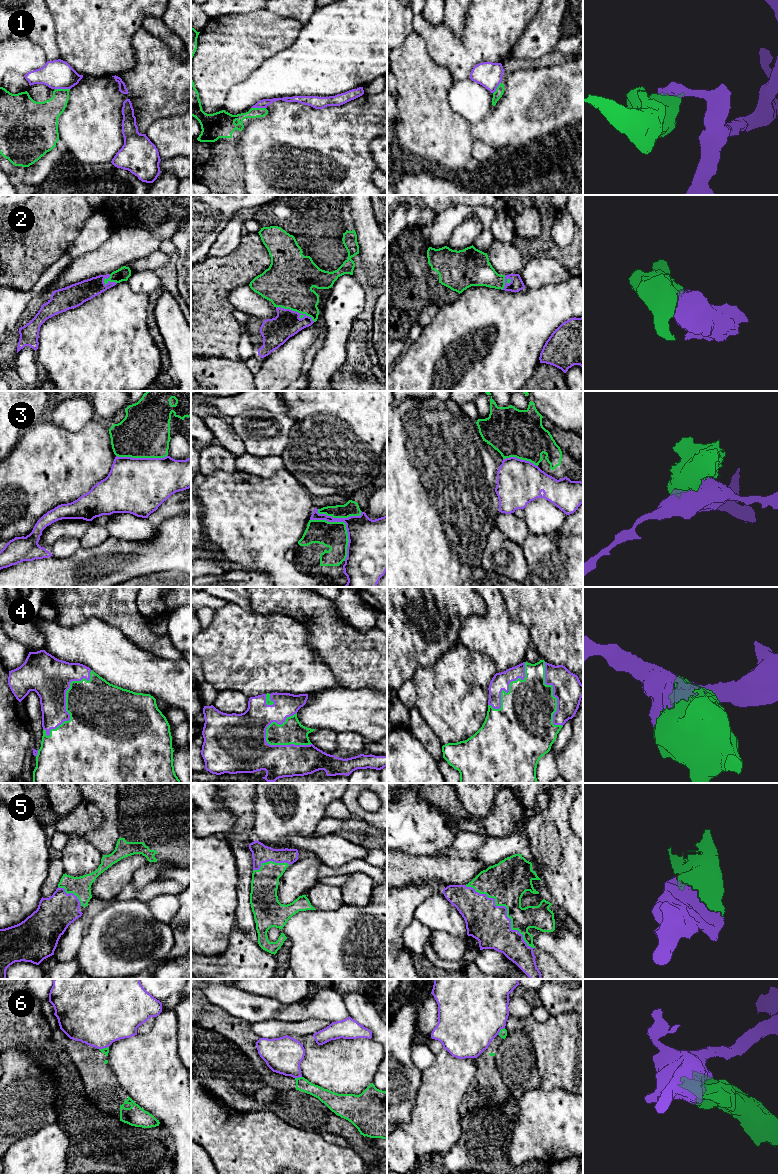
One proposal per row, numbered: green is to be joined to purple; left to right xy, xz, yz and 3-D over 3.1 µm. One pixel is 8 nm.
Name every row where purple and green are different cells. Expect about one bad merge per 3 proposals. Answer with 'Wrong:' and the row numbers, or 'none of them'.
Wrong: 1, 3, 6

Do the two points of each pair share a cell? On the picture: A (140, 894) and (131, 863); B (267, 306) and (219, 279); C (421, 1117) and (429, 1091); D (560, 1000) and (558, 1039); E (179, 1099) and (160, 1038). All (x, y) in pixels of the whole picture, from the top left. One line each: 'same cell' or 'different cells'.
A: different cells
B: different cells
C: same cell
D: different cells
E: same cell

